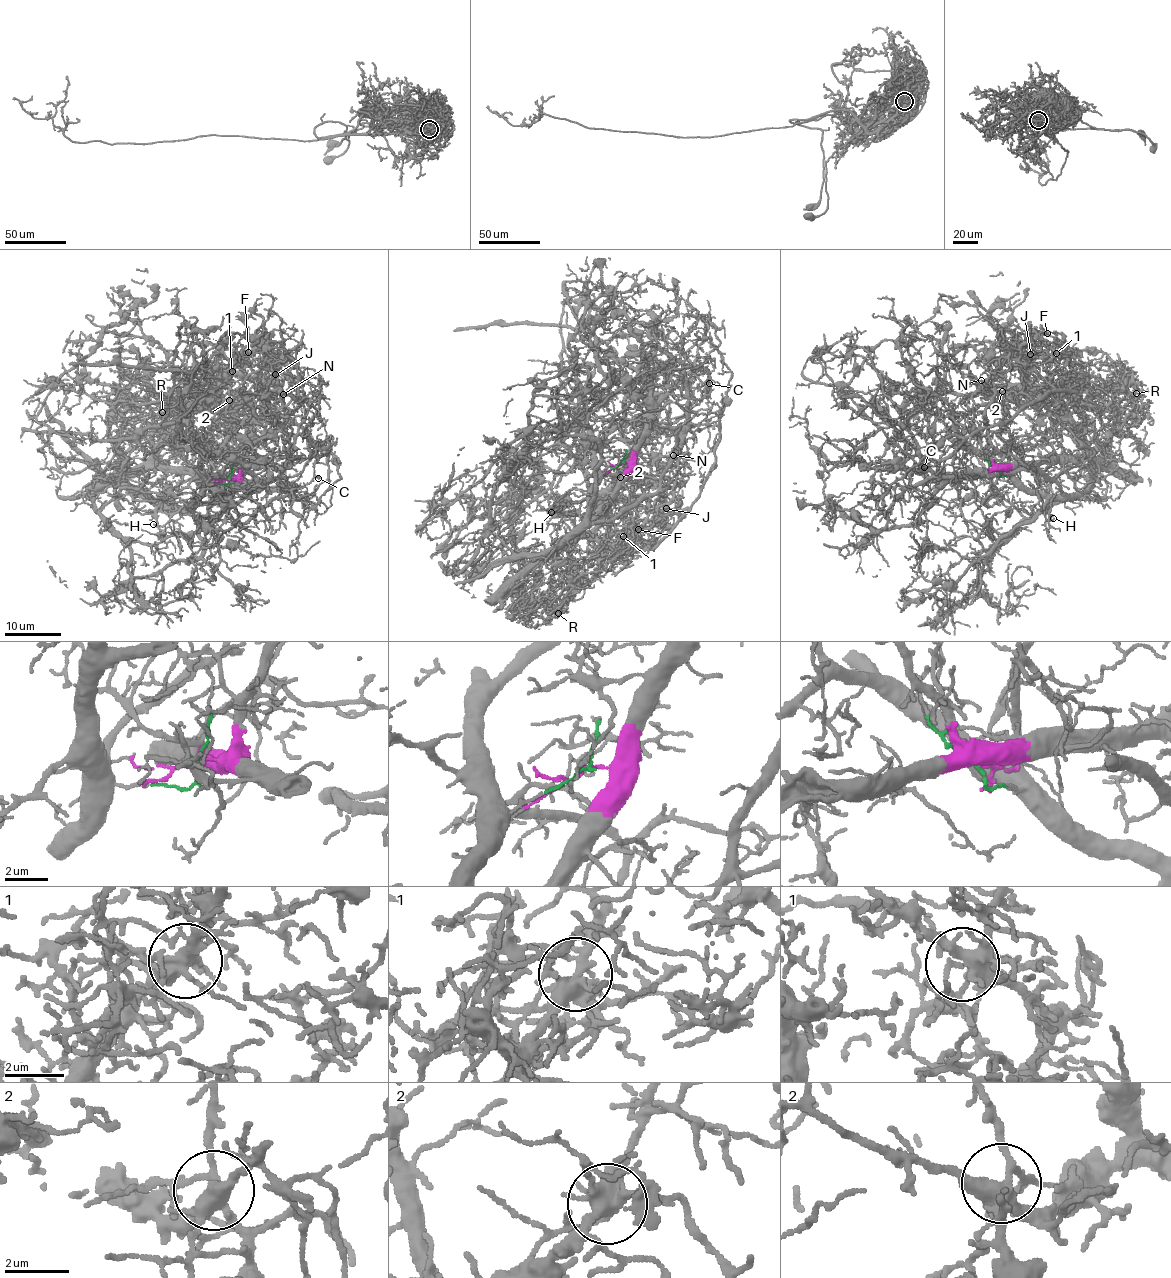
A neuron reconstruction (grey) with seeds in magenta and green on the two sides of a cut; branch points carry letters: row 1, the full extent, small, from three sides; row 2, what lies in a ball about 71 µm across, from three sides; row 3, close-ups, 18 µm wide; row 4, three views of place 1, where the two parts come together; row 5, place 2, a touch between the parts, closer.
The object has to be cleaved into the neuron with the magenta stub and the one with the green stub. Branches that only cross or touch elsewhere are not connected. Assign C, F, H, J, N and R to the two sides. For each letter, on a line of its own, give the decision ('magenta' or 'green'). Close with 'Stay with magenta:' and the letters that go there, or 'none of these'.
C: green
F: magenta
H: green
J: magenta
N: green
R: magenta
Stay with magenta: F, J, R

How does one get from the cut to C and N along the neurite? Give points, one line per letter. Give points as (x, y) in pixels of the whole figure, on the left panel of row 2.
C: (227, 478), (227, 484), (209, 484), (192, 505), (211, 504), (238, 491), (265, 486), (302, 488), (318, 478)
N: (227, 478), (227, 484), (209, 484), (192, 505), (211, 504), (246, 488), (280, 481), (290, 458), (283, 394)

